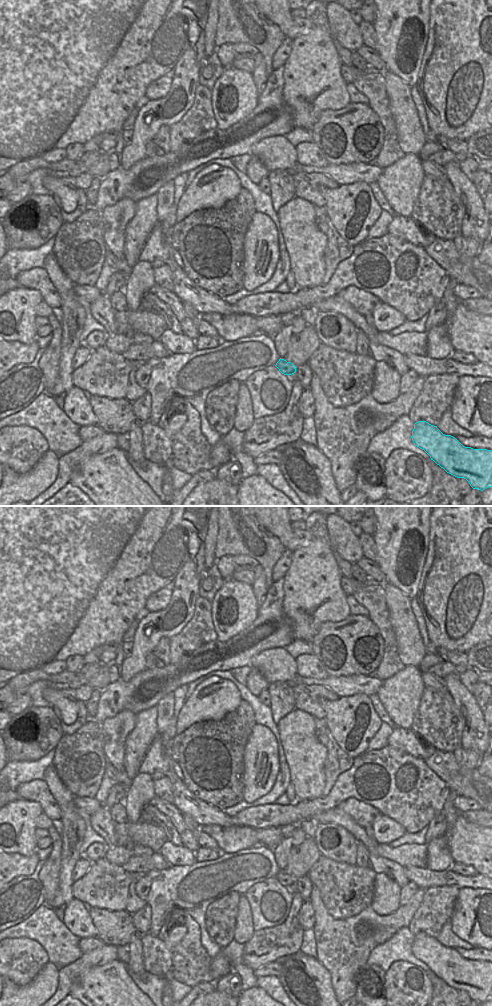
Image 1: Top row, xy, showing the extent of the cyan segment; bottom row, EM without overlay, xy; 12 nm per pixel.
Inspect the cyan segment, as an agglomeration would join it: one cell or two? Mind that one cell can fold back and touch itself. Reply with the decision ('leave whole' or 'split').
split

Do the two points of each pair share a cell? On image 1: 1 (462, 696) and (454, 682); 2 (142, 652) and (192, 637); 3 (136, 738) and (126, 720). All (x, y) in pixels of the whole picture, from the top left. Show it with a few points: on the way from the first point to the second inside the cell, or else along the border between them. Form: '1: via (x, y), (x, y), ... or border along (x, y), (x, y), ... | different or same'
1: via (460, 693), (454, 685) | same
2: border along (187, 623), (177, 634), (168, 638) | different
3: border along (136, 714), (134, 728), (126, 738), (123, 752) | different

